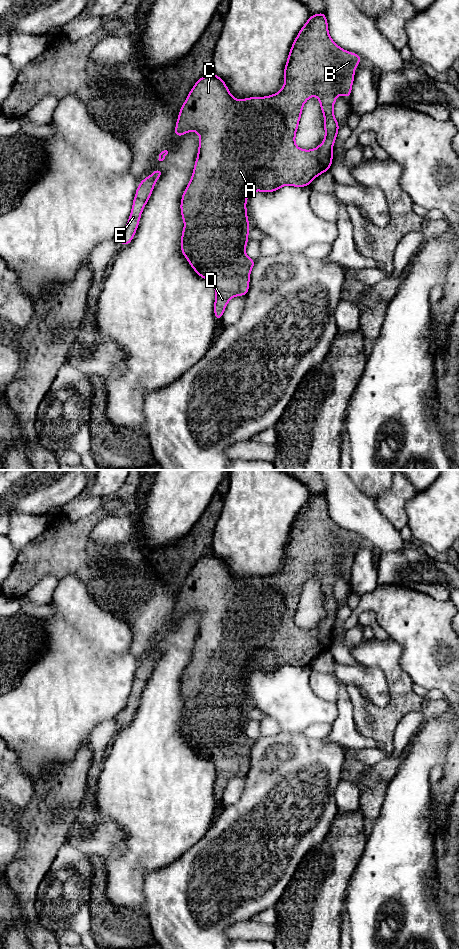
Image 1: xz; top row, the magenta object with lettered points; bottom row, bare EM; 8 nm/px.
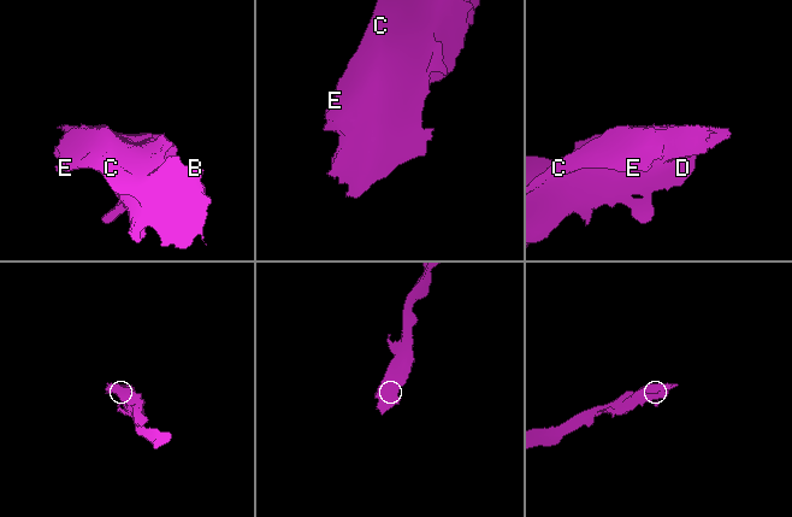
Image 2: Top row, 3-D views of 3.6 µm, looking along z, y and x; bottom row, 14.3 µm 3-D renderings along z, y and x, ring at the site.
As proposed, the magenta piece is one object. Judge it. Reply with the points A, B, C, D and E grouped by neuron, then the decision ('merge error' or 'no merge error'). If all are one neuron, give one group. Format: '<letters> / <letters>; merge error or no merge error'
A B C D E; no merge error

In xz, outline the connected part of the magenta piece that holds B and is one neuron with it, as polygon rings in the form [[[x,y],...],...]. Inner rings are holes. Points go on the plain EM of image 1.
[[[321,492],[316,495],[310,495],[306,504],[300,509],[299,514],[295,518],[295,521],[292,524],[291,530],[288,533],[287,544],[284,547],[284,566],[283,568],[276,574],[272,574],[266,577],[249,577],[242,580],[236,580],[231,573],[228,571],[228,567],[225,564],[224,560],[215,555],[214,553],[210,553],[205,557],[199,558],[191,571],[189,572],[184,584],[181,586],[180,593],[178,595],[177,603],[175,606],[174,617],[180,617],[190,611],[196,611],[199,616],[199,628],[198,635],[195,641],[194,650],[192,653],[191,660],[186,667],[182,678],[181,678],[181,695],[184,701],[185,707],[182,710],[181,716],[181,732],[188,740],[191,747],[194,751],[201,757],[209,761],[215,768],[216,778],[214,782],[214,796],[216,801],[221,800],[223,793],[225,791],[225,787],[230,781],[230,779],[234,776],[245,776],[249,771],[249,761],[250,761],[250,752],[253,746],[256,743],[256,740],[249,738],[245,733],[245,727],[249,721],[248,713],[249,713],[249,702],[247,697],[246,690],[246,680],[248,675],[254,671],[262,671],[266,673],[274,672],[279,668],[290,665],[294,667],[305,667],[309,666],[314,658],[319,656],[320,654],[328,651],[330,646],[332,645],[333,640],[333,625],[336,620],[339,603],[334,597],[333,586],[337,580],[337,573],[344,575],[347,579],[350,579],[352,564],[354,561],[355,548],[361,542],[362,537],[353,532],[348,532],[342,528],[340,528],[330,517],[328,512],[328,503],[326,499],[325,492]],[[316,575],[319,579],[319,583],[321,586],[322,593],[324,595],[324,609],[325,609],[325,617],[324,623],[320,622],[319,626],[312,630],[303,630],[296,626],[295,624],[295,615],[298,609],[298,604],[301,598],[302,589],[304,583],[312,576]]]

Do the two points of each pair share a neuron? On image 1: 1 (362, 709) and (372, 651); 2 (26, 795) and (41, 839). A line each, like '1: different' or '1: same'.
1: same
2: different

